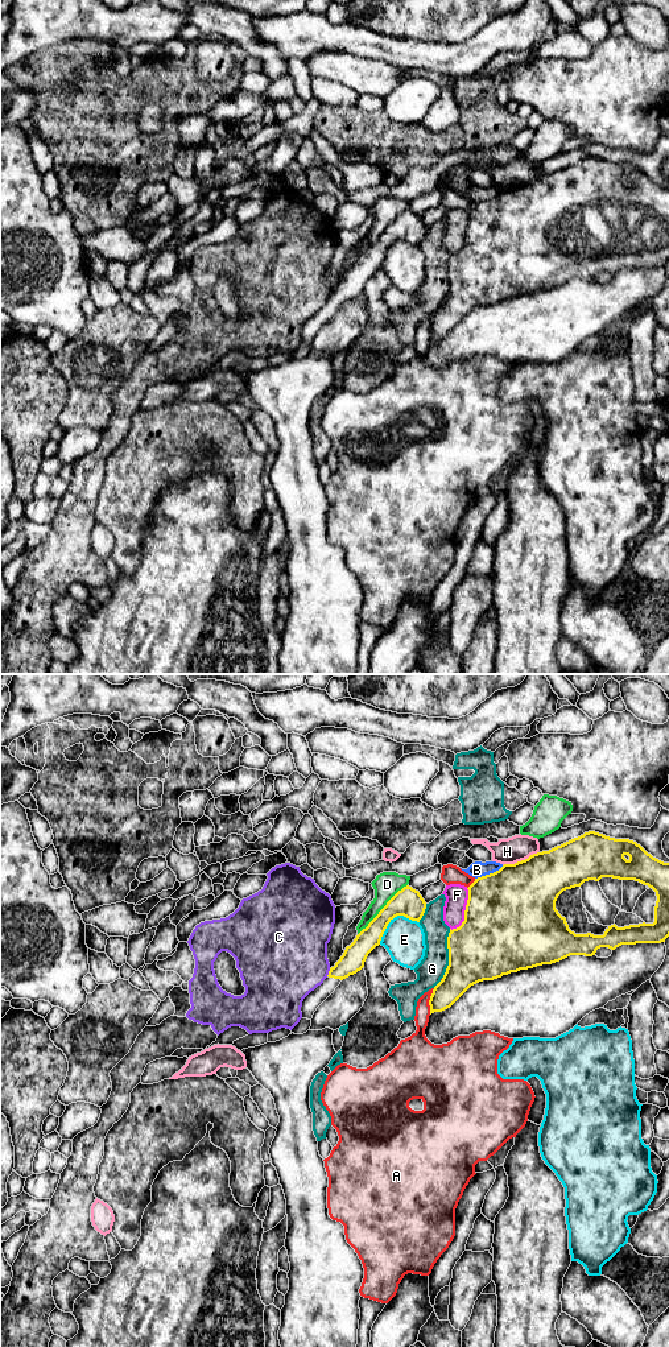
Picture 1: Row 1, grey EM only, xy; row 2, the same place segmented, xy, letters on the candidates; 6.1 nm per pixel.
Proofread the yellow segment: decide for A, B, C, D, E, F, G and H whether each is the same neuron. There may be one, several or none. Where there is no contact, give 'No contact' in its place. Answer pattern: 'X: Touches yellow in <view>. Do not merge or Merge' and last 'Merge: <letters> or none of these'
A: Touches yellow in xy. Do not merge
B: Touches yellow in xy. Do not merge
C: Touches yellow in xy. Do not merge
D: Touches yellow in xy. Do not merge
E: Touches yellow in xy. Do not merge
F: Touches yellow in xy. Do not merge
G: Touches yellow in xy. Do not merge
H: Touches yellow in xy. Do not merge
Merge: none of these

